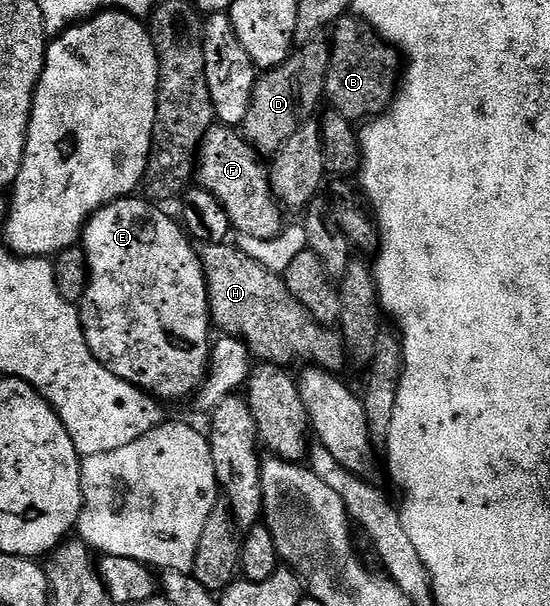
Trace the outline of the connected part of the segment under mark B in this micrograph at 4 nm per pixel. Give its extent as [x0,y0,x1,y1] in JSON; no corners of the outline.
[324,17,398,124]

